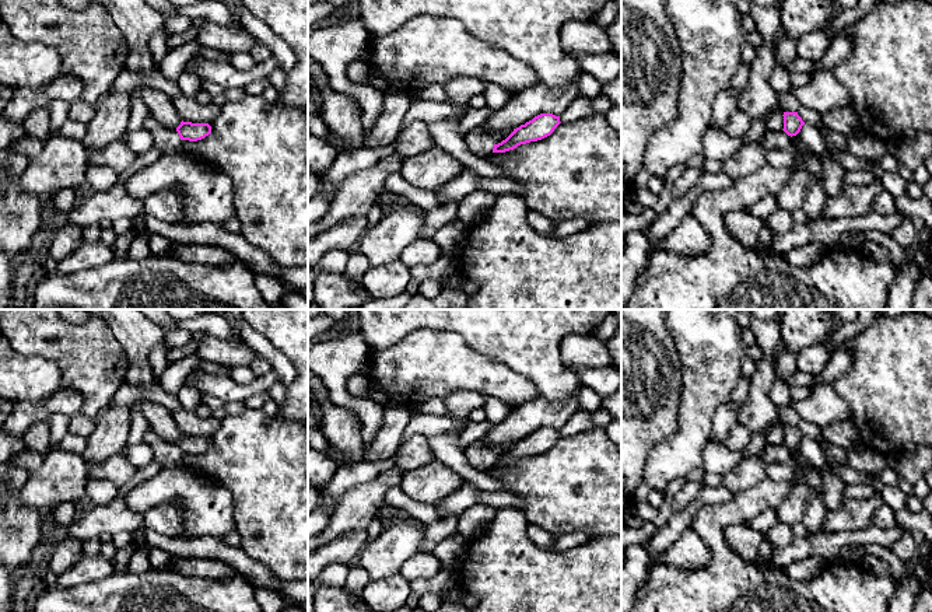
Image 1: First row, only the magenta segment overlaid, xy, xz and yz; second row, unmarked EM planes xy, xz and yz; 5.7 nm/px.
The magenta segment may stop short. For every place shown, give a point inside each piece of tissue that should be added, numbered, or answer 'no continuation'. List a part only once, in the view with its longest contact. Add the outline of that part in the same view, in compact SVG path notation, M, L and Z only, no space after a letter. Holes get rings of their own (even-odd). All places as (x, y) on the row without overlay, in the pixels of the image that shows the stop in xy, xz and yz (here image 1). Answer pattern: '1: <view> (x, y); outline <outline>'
no continuation

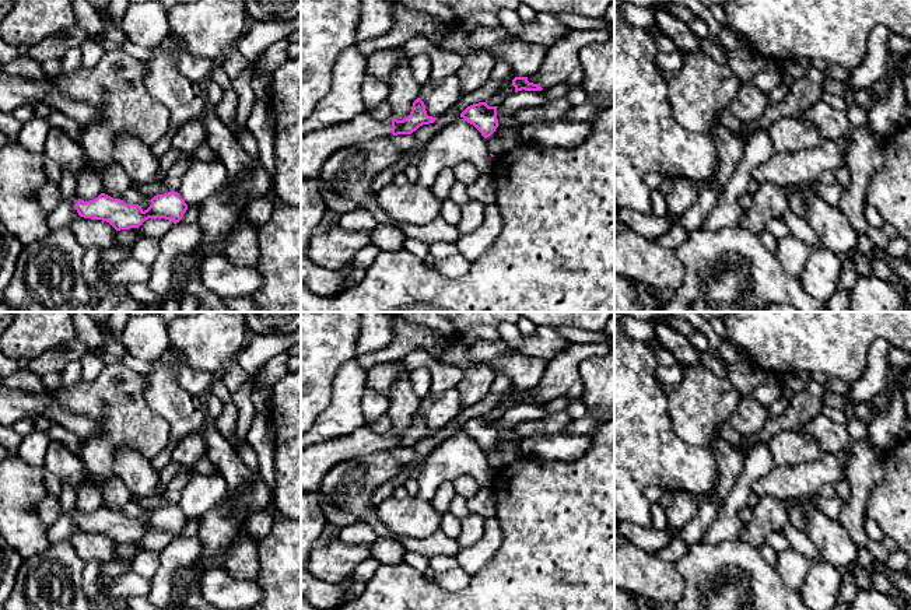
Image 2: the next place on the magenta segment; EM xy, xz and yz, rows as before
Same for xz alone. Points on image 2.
1: xz (315, 462); outline M362 425L354 434L301 451L301 492L318 492L323 476L336 464L357 456L392 449L392 431L374 434Z

